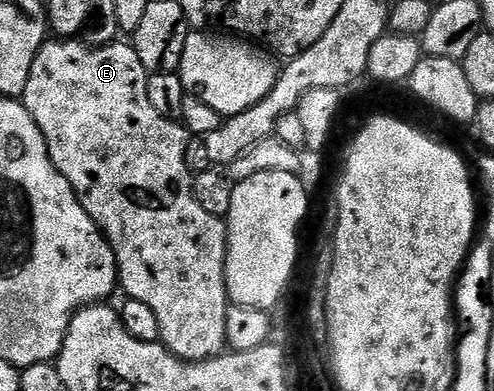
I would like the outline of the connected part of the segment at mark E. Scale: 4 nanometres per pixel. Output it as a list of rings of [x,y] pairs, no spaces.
[[[54,37],[54,38],[51,38],[51,39],[50,39],[50,40],[49,40],[49,41],[48,41],[48,42],[46,42],[46,43],[45,43],[45,44],[44,44],[44,46],[43,46],[43,47],[42,47],[42,48],[41,48],[41,49],[40,49],[40,53],[36,53],[36,61],[32,61],[32,73],[28,73],[28,89],[24,89],[24,93],[23,93],[23,94],[22,94],[22,97],[21,97],[21,100],[20,100],[20,102],[21,102],[21,103],[23,103],[23,104],[24,104],[24,106],[26,106],[26,107],[27,107],[27,109],[29,109],[29,110],[30,110],[30,112],[31,112],[31,113],[32,113],[32,117],[33,117],[33,118],[34,118],[34,120],[35,120],[35,121],[36,121],[36,125],[37,125],[37,126],[38,126],[38,128],[39,128],[39,129],[40,129],[40,133],[41,133],[41,134],[42,134],[42,136],[44,136],[44,138],[45,138],[45,139],[46,139],[46,148],[47,148],[47,149],[48,149],[48,153],[49,153],[49,154],[50,154],[50,159],[51,159],[51,161],[53,161],[53,162],[54,162],[54,164],[55,164],[55,165],[56,165],[56,169],[57,169],[57,170],[58,170],[58,172],[60,172],[60,173],[61,173],[61,175],[62,175],[62,176],[64,176],[64,178],[65,178],[65,179],[66,179],[66,180],[67,180],[67,181],[68,181],[68,185],[72,185],[72,189],[73,189],[73,190],[74,190],[74,192],[75,192],[75,193],[76,193],[76,197],[77,197],[77,198],[78,198],[78,200],[79,200],[79,201],[80,201],[80,205],[84,205],[84,209],[85,209],[85,210],[86,210],[86,212],[88,212],[88,214],[90,214],[90,216],[91,216],[91,217],[92,217],[92,221],[93,221],[93,222],[94,222],[94,224],[96,224],[96,226],[98,226],[98,227],[99,227],[99,228],[100,228],[100,229],[101,229],[101,230],[102,230],[102,234],[103,234],[103,235],[105,235],[105,236],[106,236],[106,240],[108,240],[108,242],[109,242],[109,243],[110,243],[110,248],[111,248],[111,249],[113,249],[113,250],[114,250],[114,256],[115,256],[115,257],[116,257],[116,261],[117,261],[117,262],[118,262],[118,281],[119,281],[119,284],[120,284],[120,287],[121,287],[121,290],[123,290],[123,289],[124,289],[124,290],[126,290],[126,291],[127,291],[127,292],[126,292],[126,293],[125,293],[125,294],[126,294],[126,295],[127,295],[127,296],[129,296],[129,298],[132,298],[132,299],[135,299],[135,300],[136,300],[136,301],[144,301],[144,305],[148,305],[148,306],[149,306],[149,307],[150,307],[150,308],[152,308],[152,313],[156,313],[156,317],[157,317],[157,318],[158,318],[158,320],[159,320],[159,321],[160,321],[160,333],[161,333],[161,334],[162,334],[162,337],[161,337],[161,340],[160,340],[160,342],[161,342],[161,344],[162,344],[162,346],[163,346],[163,347],[165,347],[165,348],[166,348],[166,350],[167,350],[167,351],[170,351],[170,352],[171,352],[171,353],[173,353],[173,354],[174,354],[174,355],[177,355],[177,356],[178,356],[178,358],[179,358],[179,359],[188,359],[188,360],[190,360],[190,362],[191,362],[191,363],[199,363],[199,362],[200,362],[200,360],[202,360],[202,359],[213,359],[213,358],[214,358],[214,356],[216,356],[216,355],[220,355],[220,354],[223,354],[223,351],[224,351],[224,348],[225,348],[225,347],[226,347],[226,334],[225,334],[225,333],[224,333],[224,321],[225,321],[225,320],[226,320],[226,308],[227,308],[227,306],[228,306],[228,296],[227,296],[227,293],[226,293],[226,220],[225,220],[225,218],[223,218],[223,216],[220,216],[220,215],[213,215],[213,214],[212,214],[212,213],[208,213],[208,209],[204,209],[204,205],[200,205],[200,201],[196,201],[196,193],[195,193],[195,192],[194,192],[194,181],[193,181],[193,178],[192,178],[192,172],[191,172],[191,169],[190,169],[190,166],[189,166],[189,165],[188,165],[188,161],[187,161],[187,160],[186,160],[186,144],[187,144],[187,142],[188,142],[188,132],[187,132],[187,130],[186,130],[186,128],[185,128],[185,126],[183,126],[183,124],[182,124],[182,123],[181,123],[181,122],[178,122],[178,121],[175,121],[175,120],[172,120],[172,119],[169,119],[169,118],[168,118],[168,117],[164,117],[164,116],[163,116],[163,115],[161,115],[161,114],[160,114],[160,113],[156,113],[156,108],[154,108],[154,106],[153,106],[153,105],[152,105],[152,101],[148,101],[148,85],[147,85],[147,84],[146,84],[146,81],[147,81],[147,78],[148,78],[148,72],[147,72],[147,71],[146,71],[146,70],[145,70],[145,69],[144,69],[144,65],[140,65],[140,57],[136,57],[136,53],[135,53],[135,52],[134,52],[134,49],[133,49],[133,46],[131,46],[131,44],[130,44],[130,43],[129,43],[129,42],[126,42],[126,43],[110,43],[110,44],[108,44],[108,45],[107,45],[107,47],[89,47],[89,45],[88,45],[88,44],[86,44],[86,43],[78,43],[78,42],[82,42],[82,41],[79,41],[79,40],[78,40],[78,39],[77,39],[77,38],[72,38],[72,39],[67,39],[67,40],[65,40],[65,39],[63,39],[63,38],[61,38],[61,37]]]

